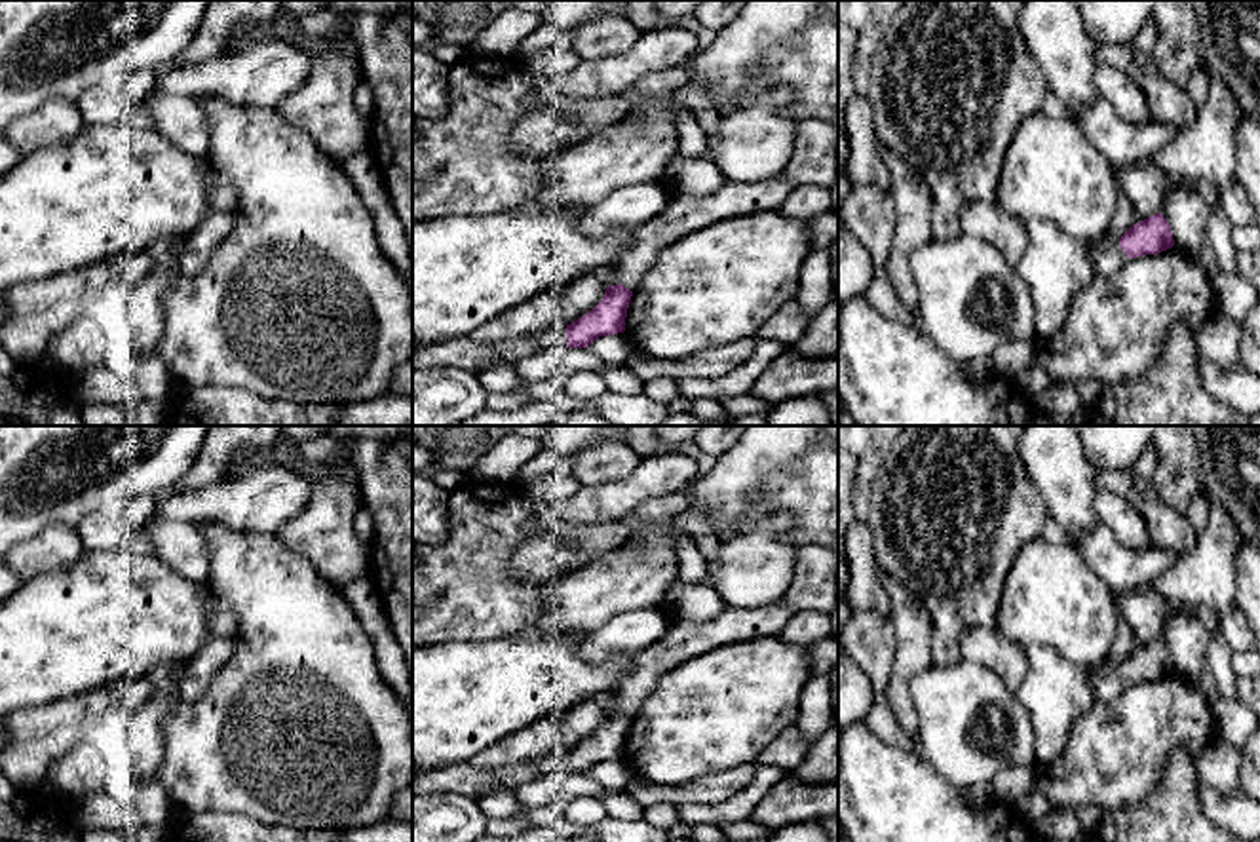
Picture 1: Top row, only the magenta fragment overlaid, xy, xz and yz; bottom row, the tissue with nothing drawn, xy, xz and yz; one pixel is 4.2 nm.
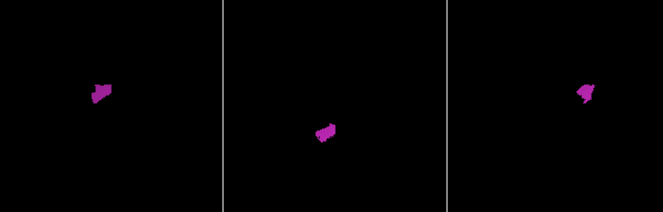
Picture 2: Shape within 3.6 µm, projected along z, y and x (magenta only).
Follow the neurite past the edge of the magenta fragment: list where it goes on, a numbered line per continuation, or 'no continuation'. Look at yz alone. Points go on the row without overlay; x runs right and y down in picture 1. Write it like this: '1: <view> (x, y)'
1: yz (1107, 679)

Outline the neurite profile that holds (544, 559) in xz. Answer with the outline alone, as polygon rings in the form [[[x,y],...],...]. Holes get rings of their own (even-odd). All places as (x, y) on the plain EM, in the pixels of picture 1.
[[[534,534],[515,549],[509,572],[525,582],[553,585],[585,566],[612,559],[623,545],[580,561],[570,542],[553,534]]]

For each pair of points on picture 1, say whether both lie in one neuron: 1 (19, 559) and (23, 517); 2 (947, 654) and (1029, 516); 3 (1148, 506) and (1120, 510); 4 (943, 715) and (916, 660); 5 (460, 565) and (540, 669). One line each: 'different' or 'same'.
1: different
2: same
3: different
4: different
5: different

